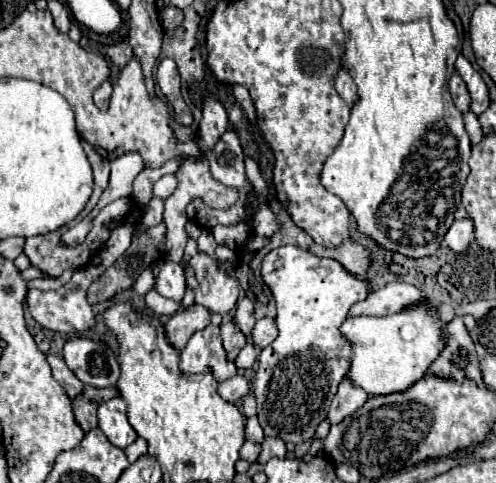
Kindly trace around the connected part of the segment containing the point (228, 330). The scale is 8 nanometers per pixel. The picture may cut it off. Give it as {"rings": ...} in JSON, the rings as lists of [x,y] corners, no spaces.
{"rings":[[[226,319],[220,325],[220,331],[222,331],[222,343],[224,343],[226,357],[228,357],[228,361],[234,361],[236,355],[240,353],[240,349],[246,345],[246,337],[240,333],[240,329],[234,325],[232,319]]]}

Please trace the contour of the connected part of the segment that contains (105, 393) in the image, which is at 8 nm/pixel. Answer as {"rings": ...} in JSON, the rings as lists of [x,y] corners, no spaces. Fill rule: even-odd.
{"rings":[[[84,387],[82,395],[72,399],[72,409],[76,415],[76,421],[80,423],[80,427],[88,433],[92,429],[98,427],[98,419],[96,419],[96,411],[100,407],[100,403],[112,399],[118,395],[116,387],[106,387],[106,389],[96,389],[96,387]]]}

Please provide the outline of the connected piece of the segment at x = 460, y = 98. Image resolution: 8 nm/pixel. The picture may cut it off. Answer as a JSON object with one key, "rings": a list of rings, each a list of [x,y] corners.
{"rings":[[[454,73],[452,79],[450,79],[450,95],[452,95],[454,105],[462,113],[470,111],[470,93],[468,93],[468,87],[464,85],[464,81],[462,81],[462,77],[458,73]]]}

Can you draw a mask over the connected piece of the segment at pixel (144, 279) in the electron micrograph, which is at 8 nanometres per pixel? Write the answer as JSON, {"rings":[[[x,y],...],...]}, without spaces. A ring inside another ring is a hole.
{"rings":[[[144,269],[144,271],[140,273],[140,277],[134,281],[132,289],[134,289],[138,295],[146,295],[146,293],[152,289],[152,285],[154,285],[152,271],[150,271],[150,269]]]}

